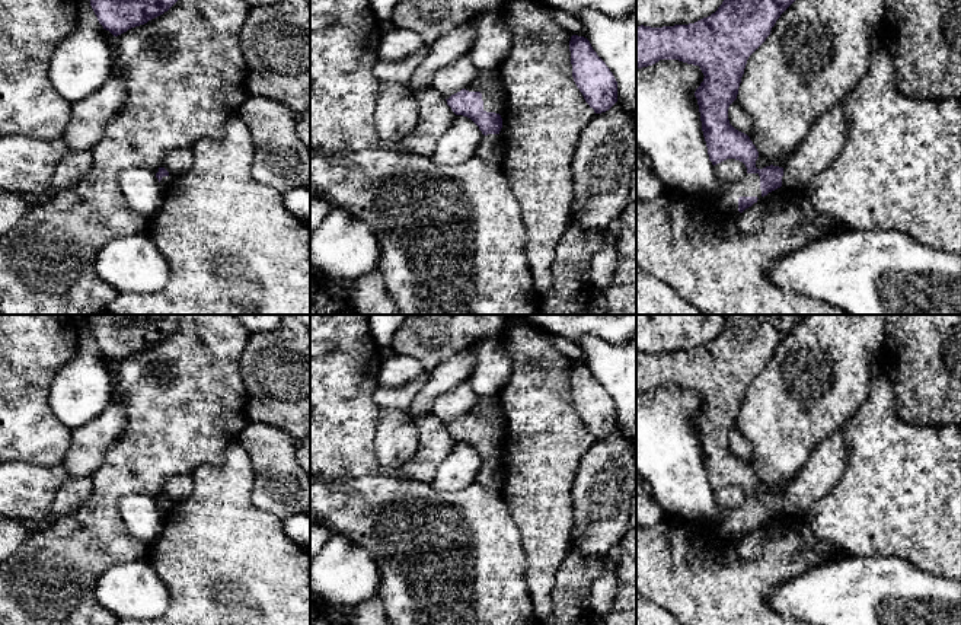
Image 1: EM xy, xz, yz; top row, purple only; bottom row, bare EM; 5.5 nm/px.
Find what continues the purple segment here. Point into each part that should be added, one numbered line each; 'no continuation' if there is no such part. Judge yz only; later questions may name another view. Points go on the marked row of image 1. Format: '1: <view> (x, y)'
1: yz (727, 194)

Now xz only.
1: xz (491, 104)

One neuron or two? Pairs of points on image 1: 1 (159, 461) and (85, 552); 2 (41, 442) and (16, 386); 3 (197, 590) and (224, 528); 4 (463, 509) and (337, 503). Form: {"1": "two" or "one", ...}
{"1": "one", "2": "one", "3": "one", "4": "one"}

